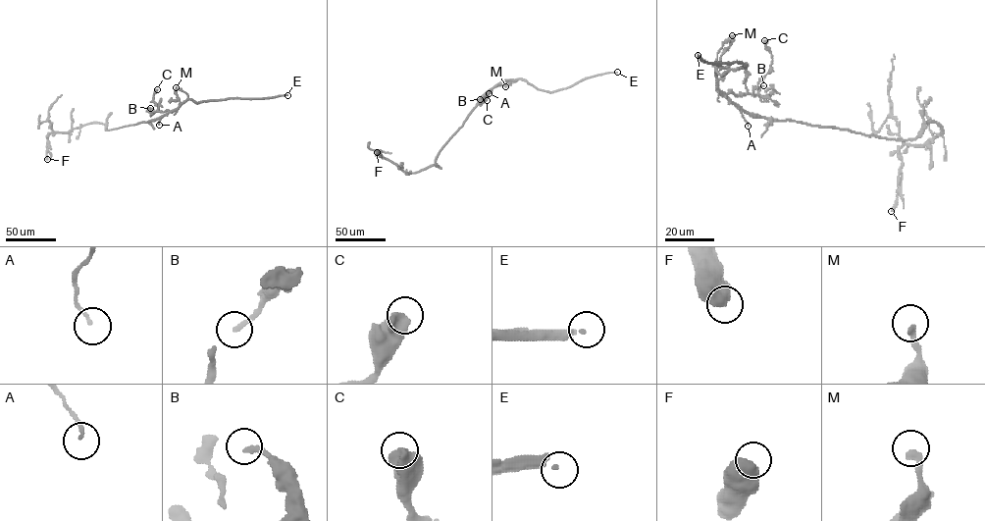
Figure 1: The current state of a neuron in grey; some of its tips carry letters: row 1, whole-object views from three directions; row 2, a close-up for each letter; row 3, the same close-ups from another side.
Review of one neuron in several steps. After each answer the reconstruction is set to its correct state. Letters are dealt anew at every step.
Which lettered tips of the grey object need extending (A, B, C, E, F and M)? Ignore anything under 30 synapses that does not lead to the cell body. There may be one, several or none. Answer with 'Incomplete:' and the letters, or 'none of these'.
Incomplete: E

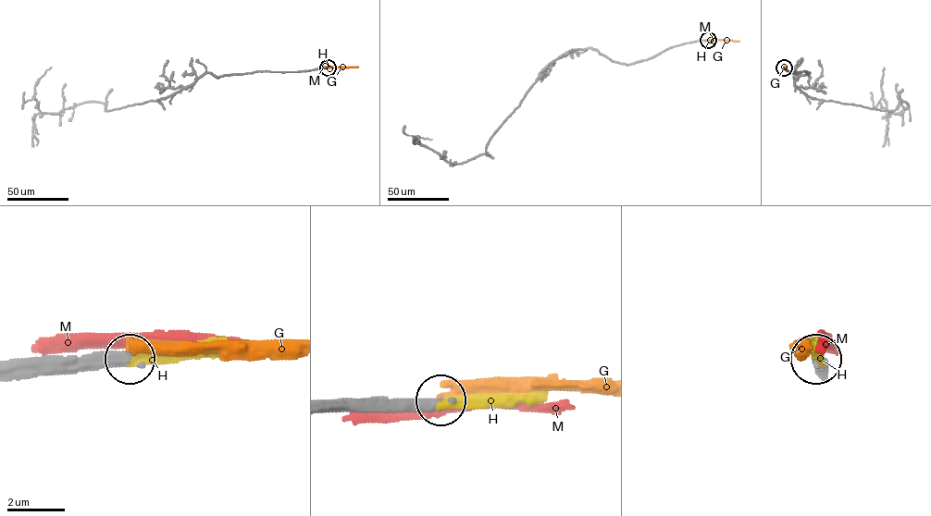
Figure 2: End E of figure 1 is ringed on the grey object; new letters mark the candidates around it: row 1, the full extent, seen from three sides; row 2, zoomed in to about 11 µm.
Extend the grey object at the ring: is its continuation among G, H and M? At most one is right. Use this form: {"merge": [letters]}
{"merge": ["H"]}

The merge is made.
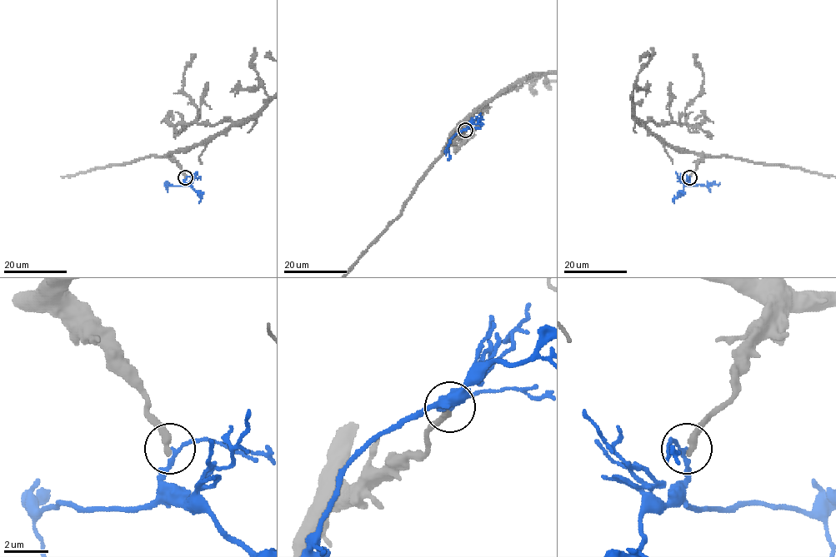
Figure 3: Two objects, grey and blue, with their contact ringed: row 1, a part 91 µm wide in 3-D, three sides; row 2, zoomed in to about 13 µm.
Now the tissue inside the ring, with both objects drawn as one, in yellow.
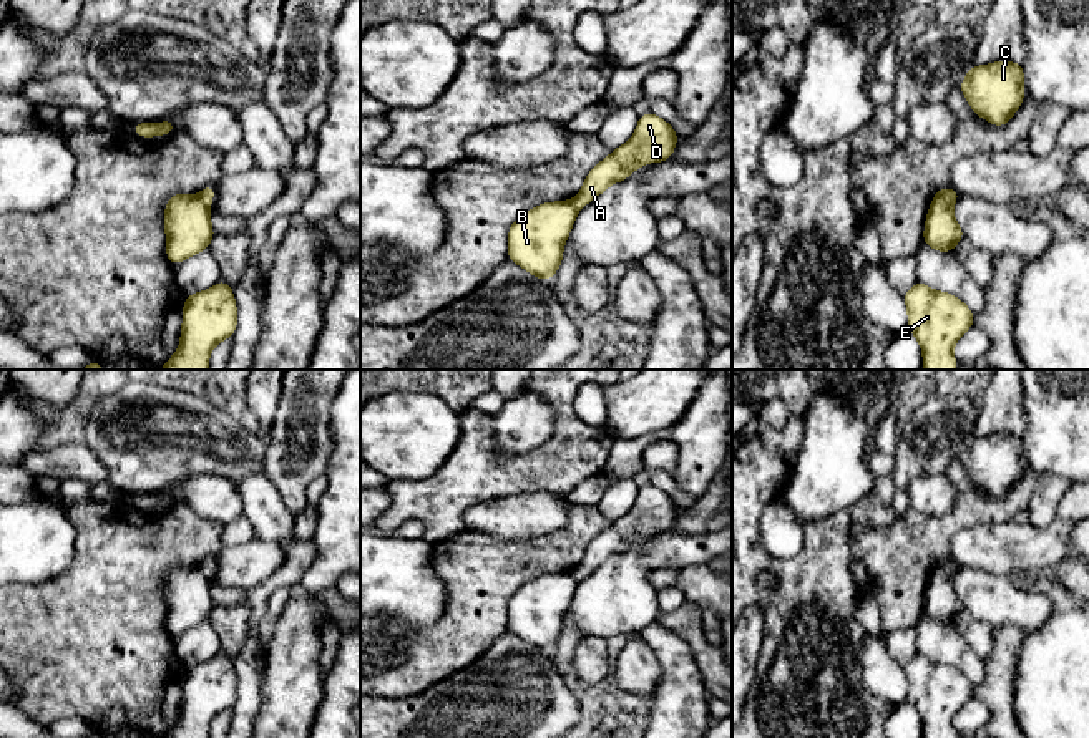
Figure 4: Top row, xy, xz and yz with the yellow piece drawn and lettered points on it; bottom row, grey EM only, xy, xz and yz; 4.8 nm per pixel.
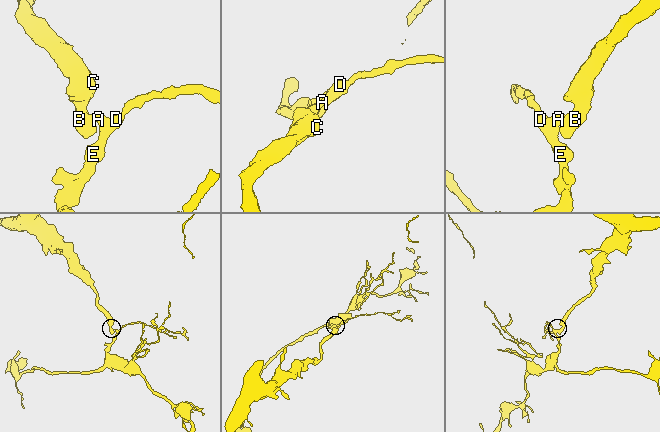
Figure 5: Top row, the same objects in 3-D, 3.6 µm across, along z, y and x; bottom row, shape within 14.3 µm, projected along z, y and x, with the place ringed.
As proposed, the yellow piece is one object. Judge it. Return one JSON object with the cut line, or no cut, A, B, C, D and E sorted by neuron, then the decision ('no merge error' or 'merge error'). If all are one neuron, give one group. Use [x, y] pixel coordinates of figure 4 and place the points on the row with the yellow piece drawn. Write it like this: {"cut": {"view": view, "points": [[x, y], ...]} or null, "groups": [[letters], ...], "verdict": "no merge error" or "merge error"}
{"cut": {"view": "xy", "points": [[198, 194], [208, 204]]}, "groups": [["A", "D", "E"], ["B", "C"]], "verdict": "merge error"}

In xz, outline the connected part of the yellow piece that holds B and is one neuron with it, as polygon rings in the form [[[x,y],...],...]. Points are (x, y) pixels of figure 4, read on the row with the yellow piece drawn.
[[[573,201],[543,202],[526,211],[508,231],[508,259],[543,282],[551,279],[576,216]]]

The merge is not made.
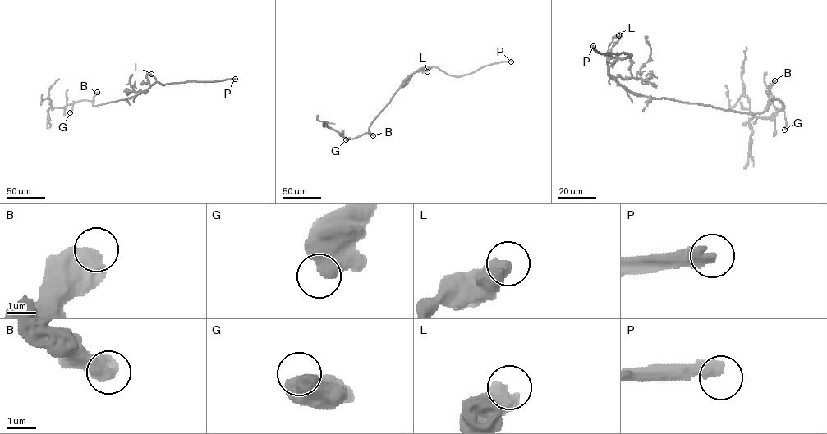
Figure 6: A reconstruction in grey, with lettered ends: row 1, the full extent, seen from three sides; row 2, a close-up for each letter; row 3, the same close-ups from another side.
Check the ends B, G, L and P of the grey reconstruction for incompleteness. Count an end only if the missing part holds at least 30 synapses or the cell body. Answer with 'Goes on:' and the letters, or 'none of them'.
Goes on: P

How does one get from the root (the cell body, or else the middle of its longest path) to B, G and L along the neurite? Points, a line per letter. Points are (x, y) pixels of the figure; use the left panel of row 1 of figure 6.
B: (121, 99), (93, 106), (94, 97), (97, 92)
G: (121, 99), (95, 106), (91, 101), (80, 100), (72, 104), (70, 112)
L: (121, 99), (130, 98), (152, 84), (156, 79), (151, 74)

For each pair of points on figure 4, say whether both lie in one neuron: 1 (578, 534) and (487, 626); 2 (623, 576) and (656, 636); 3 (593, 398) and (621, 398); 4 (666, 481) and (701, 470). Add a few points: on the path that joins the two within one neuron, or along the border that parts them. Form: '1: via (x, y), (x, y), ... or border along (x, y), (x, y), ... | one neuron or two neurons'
1: via (548, 554), (525, 559), (488, 596) | one neuron
2: border along (654, 621), (636, 634) | two neurons
3: border along (605, 387), (606, 422), (601, 427) | two neurons
4: border along (673, 478), (696, 500) | two neurons

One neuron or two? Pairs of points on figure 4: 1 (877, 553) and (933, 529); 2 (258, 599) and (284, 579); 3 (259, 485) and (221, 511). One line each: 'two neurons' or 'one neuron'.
1: one neuron
2: one neuron
3: two neurons

